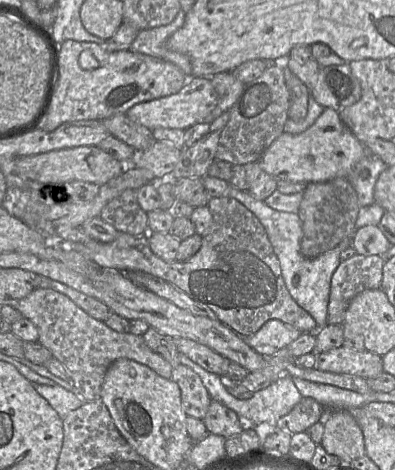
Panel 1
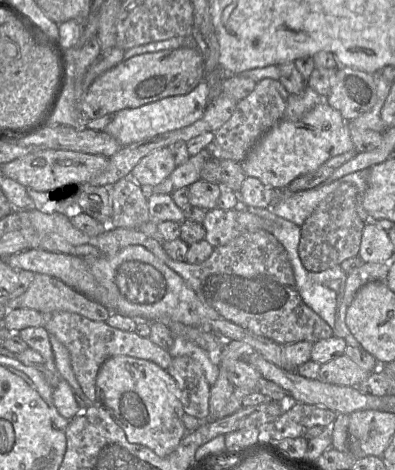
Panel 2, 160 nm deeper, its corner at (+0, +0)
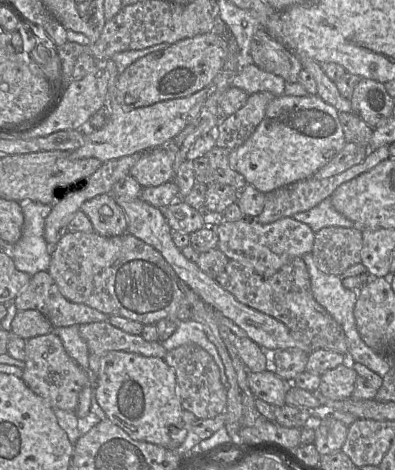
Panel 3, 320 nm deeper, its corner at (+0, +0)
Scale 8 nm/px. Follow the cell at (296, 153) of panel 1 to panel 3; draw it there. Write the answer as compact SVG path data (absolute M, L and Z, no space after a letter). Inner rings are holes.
M318 95L275 97L265 117L241 146L229 152L231 168L262 193L312 177L345 146L338 111Z

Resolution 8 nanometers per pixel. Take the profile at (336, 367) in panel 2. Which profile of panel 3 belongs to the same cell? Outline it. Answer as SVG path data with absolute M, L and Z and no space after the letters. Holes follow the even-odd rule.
M349 361L324 372L320 376L320 393L330 400L350 398L358 374Z

